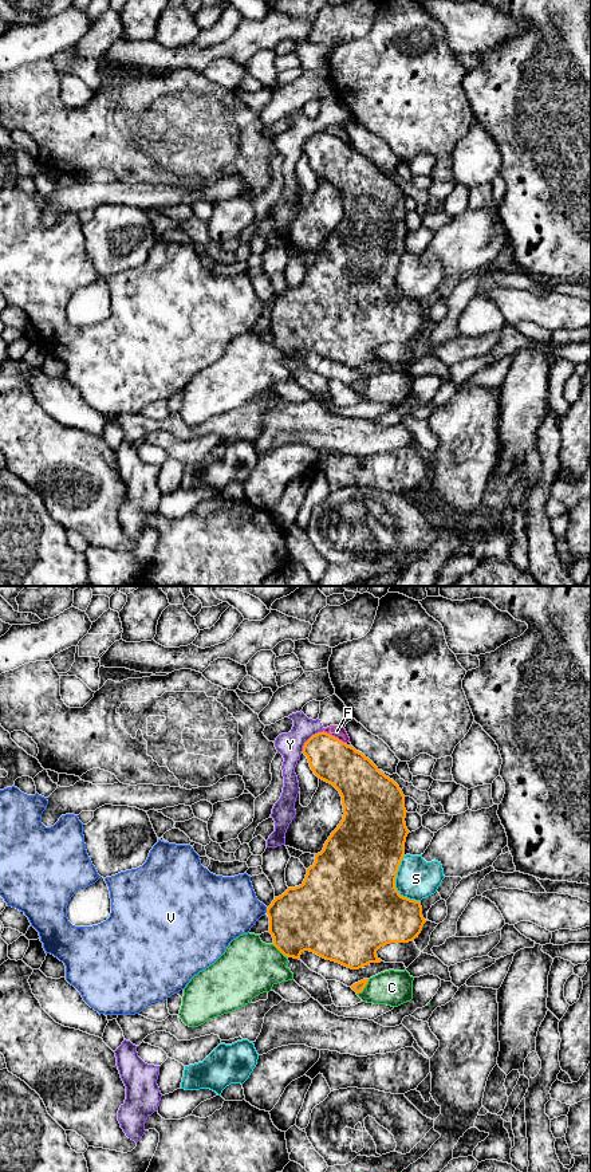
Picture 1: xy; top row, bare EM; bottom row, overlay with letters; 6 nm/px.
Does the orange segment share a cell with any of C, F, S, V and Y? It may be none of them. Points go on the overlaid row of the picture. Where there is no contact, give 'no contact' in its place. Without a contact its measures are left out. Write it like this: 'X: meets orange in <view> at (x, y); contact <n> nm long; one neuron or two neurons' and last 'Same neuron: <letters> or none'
C: meets orange in xy at (365, 986); contact 120 nm long; two neurons
F: meets orange in xy at (334, 736); contact 150 nm long; two neurons
S: meets orange in xy at (394, 884); contact 300 nm long; two neurons
V: meets orange in xy at (267, 911); contact 30 nm long; two neurons
Y: meets orange in xy at (310, 738); contact 190 nm long; two neurons
Same neuron: none

